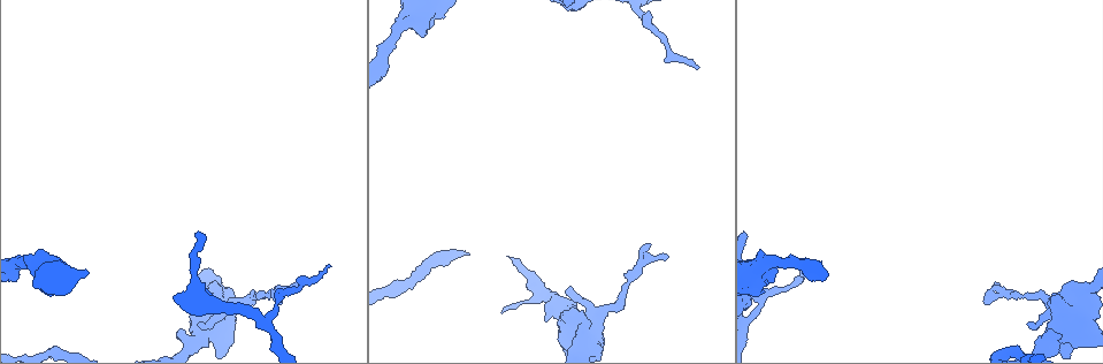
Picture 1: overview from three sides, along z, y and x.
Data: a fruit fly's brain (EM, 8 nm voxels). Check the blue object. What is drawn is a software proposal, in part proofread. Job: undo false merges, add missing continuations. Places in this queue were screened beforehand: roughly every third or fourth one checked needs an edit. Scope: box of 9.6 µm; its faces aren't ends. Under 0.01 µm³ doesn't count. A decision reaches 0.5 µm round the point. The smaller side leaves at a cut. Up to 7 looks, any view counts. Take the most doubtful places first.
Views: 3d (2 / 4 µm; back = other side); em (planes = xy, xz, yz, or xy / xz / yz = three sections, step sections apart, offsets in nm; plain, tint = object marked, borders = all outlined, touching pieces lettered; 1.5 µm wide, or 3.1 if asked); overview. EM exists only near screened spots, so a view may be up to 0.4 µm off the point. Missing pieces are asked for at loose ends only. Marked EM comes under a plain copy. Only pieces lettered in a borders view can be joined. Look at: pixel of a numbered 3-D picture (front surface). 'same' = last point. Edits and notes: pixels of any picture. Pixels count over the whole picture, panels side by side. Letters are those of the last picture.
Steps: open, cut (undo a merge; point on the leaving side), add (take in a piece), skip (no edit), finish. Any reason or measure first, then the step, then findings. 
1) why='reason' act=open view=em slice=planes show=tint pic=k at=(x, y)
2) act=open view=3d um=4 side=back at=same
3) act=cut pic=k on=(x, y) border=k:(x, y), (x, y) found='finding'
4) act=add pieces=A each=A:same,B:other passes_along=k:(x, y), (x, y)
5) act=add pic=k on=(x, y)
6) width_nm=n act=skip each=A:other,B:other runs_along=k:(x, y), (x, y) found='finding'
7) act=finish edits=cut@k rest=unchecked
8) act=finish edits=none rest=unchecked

why='narrows sharply' act=open view=3d um=2 pic=1 at=(273, 293)

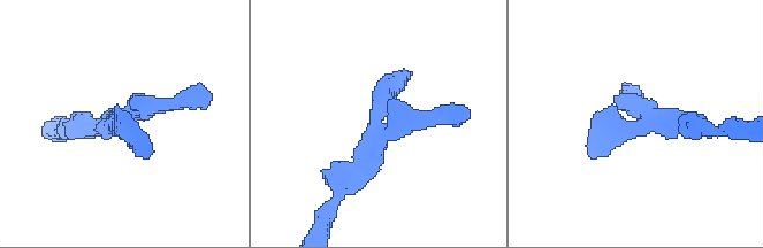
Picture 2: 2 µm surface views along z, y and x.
why='shape alone is not enough' act=open view=em slice=planes show=borders pic=2 at=(651, 120)

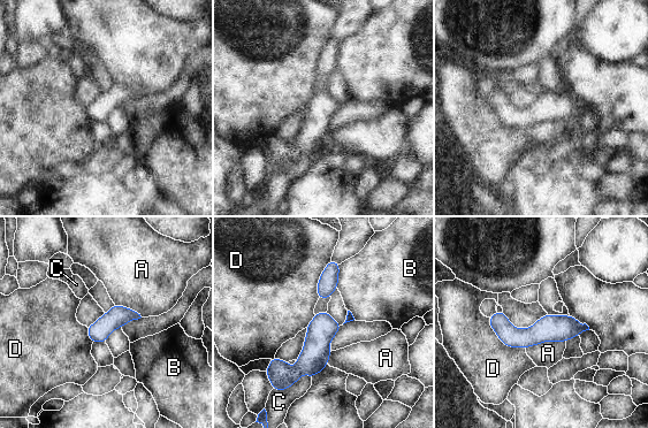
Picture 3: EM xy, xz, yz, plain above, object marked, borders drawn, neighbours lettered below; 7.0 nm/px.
act=skip each=A:other,B:other,C:other,D:other border=3:(488, 318), (504, 344), (525, 349) found='all the same neuron'

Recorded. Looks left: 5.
why='calibre changes' act=open view=em slice=planes show=tint pic=1 at=(196, 341)

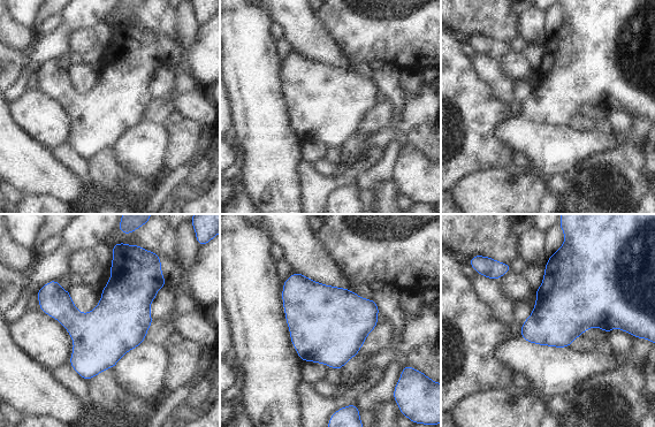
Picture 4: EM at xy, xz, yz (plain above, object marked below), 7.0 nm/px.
act=open view=em slice=planes show=borders at=same

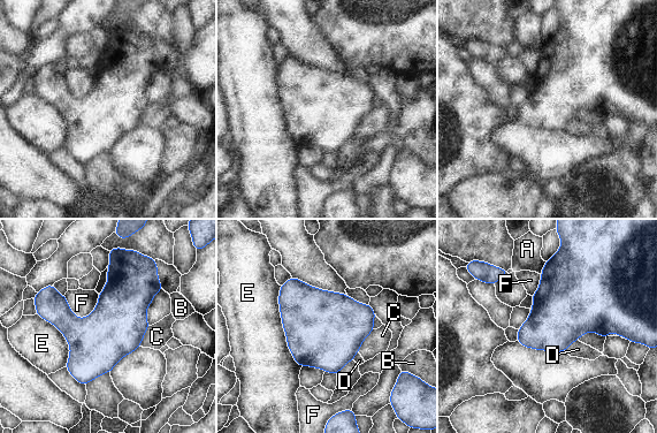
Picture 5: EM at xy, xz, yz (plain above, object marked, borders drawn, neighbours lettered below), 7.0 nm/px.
width_nm=400 act=skip each=A:other,B:other,C:other,D:other,E:other,F:other border=5:(63, 295), (81, 318), (98, 303) found='all the same neuron'

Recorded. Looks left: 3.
why='a narrow waist' act=open view=em slice=xy step=4 show=tint pic=1 at=(387, 40)

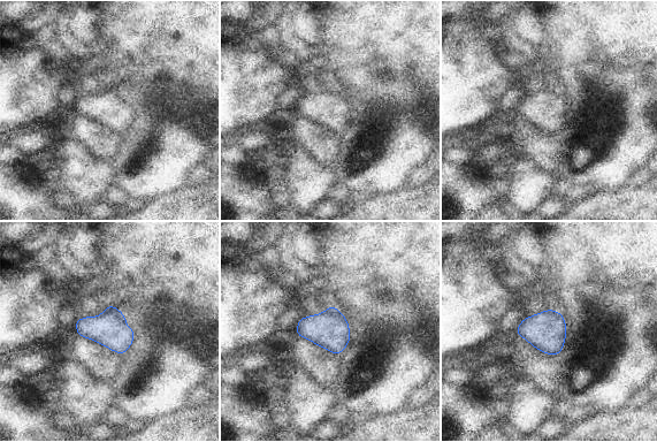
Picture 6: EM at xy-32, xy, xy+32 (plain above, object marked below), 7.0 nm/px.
act=open view=em slice=planes show=borders at=same

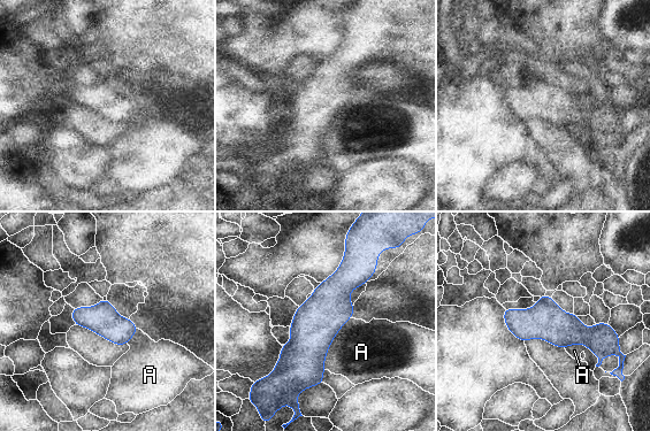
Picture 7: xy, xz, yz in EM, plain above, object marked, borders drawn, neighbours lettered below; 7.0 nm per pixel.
act=skip each=A:other runs_along=7:(357, 224), (320, 354) found='continuous, no second neuron'

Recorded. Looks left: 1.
act=finish edits=none rest=unchecked

